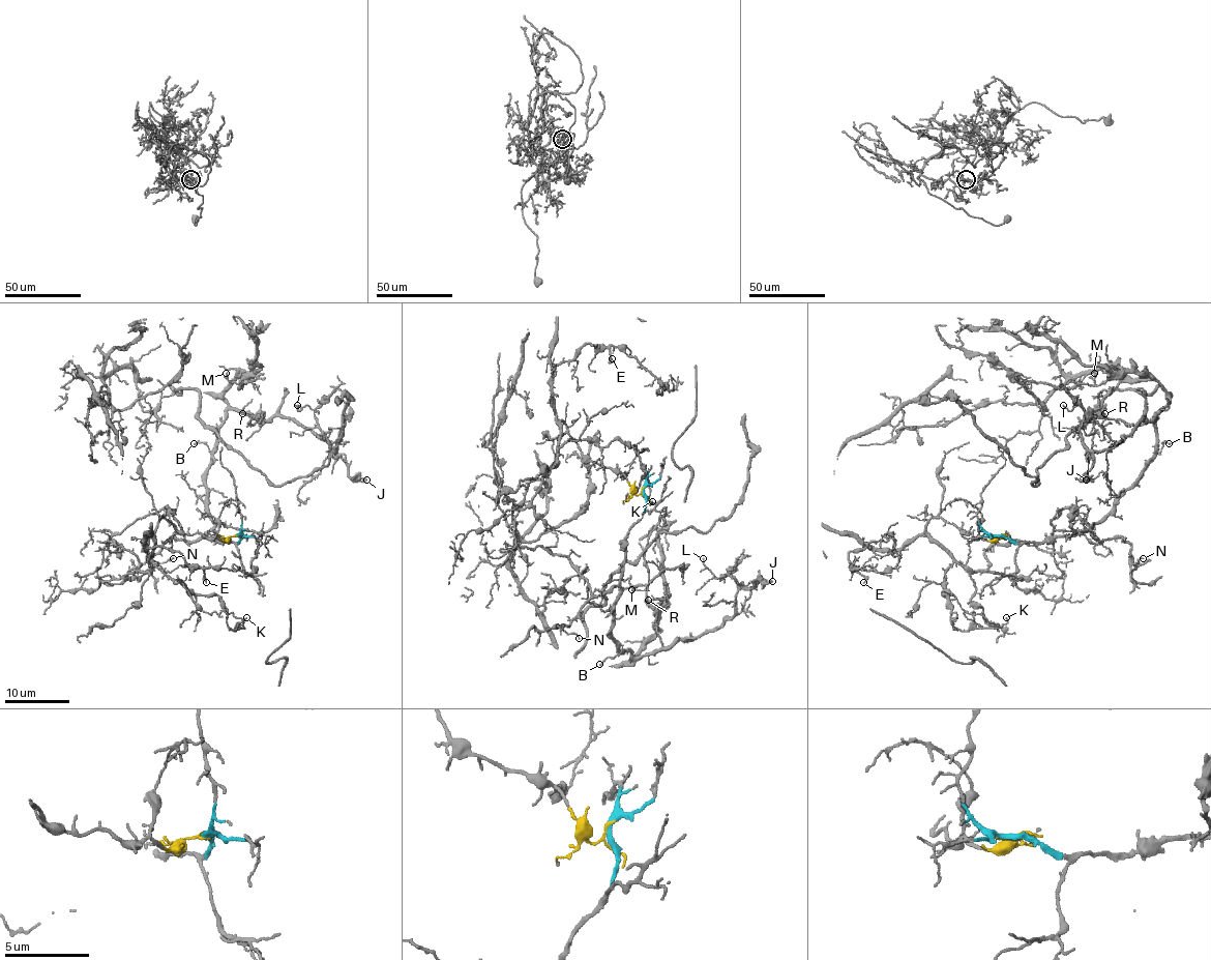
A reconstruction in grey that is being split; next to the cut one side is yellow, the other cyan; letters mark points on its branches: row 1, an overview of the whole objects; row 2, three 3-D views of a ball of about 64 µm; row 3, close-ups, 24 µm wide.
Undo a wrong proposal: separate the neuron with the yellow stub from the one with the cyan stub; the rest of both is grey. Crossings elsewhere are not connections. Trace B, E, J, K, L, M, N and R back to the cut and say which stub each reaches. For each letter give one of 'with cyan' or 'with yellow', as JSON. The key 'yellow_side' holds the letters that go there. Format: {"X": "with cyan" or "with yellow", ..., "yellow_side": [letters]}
{"B": "with cyan", "E": "with yellow", "J": "with cyan", "K": "with yellow", "L": "with cyan", "M": "with cyan", "N": "with cyan", "R": "with cyan", "yellow_side": ["E", "K"]}

